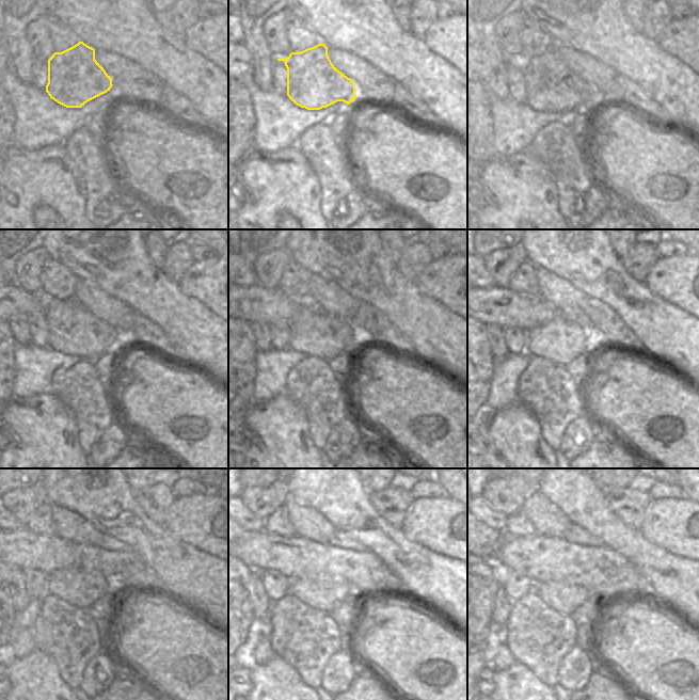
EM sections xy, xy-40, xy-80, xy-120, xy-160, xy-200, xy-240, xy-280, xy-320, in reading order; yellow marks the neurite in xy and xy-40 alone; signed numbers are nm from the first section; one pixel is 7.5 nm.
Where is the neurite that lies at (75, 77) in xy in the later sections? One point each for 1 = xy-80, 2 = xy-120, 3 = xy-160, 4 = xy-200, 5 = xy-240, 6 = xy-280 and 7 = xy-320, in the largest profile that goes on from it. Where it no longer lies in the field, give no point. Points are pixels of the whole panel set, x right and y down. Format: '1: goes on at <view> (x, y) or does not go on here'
1: goes on at xy-80 (551, 85)
2: goes on at xy-120 (73, 330)
3: goes on at xy-160 (312, 331)
4: goes on at xy-200 (560, 340)
5: goes on at xy-240 (81, 588)
6: goes on at xy-280 (324, 592)
7: goes on at xy-320 (562, 597)

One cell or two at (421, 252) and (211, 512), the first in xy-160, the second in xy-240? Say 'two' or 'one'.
two

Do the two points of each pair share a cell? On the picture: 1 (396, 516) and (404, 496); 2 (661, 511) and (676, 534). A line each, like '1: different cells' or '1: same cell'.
1: same cell
2: same cell

